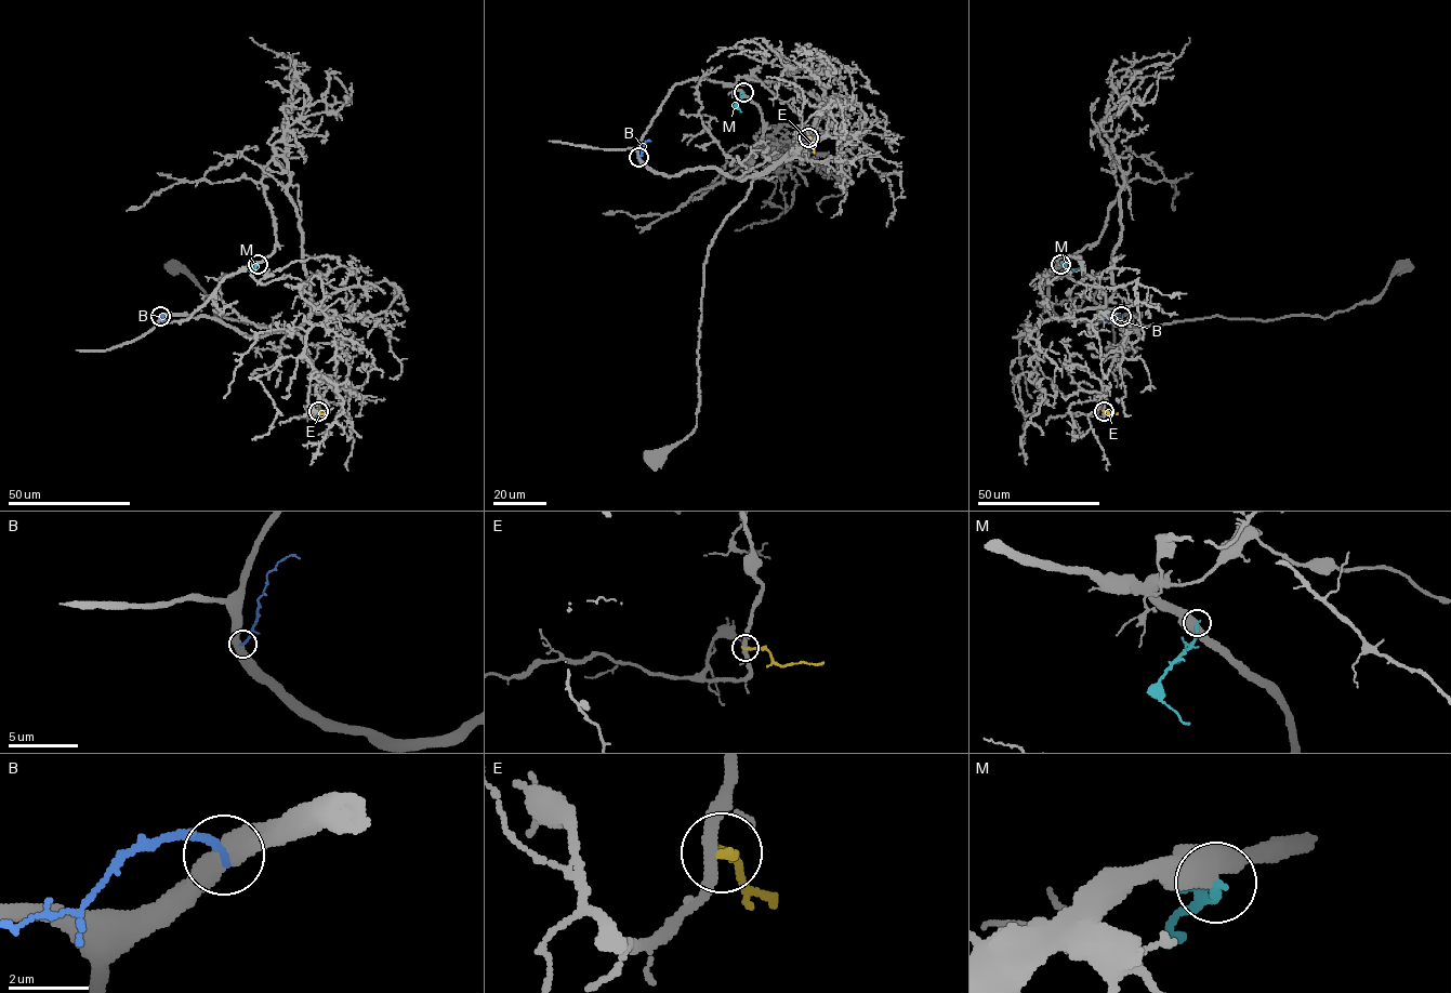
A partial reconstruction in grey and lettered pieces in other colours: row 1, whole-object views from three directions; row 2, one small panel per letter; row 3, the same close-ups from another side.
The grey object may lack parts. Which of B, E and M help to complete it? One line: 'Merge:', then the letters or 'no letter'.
Merge: no letter

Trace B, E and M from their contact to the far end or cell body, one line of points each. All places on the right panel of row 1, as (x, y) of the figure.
B: (1121, 316), (1106, 320)
E: (1104, 410), (1118, 413)
M: (1060, 264), (1068, 268), (1079, 268)

